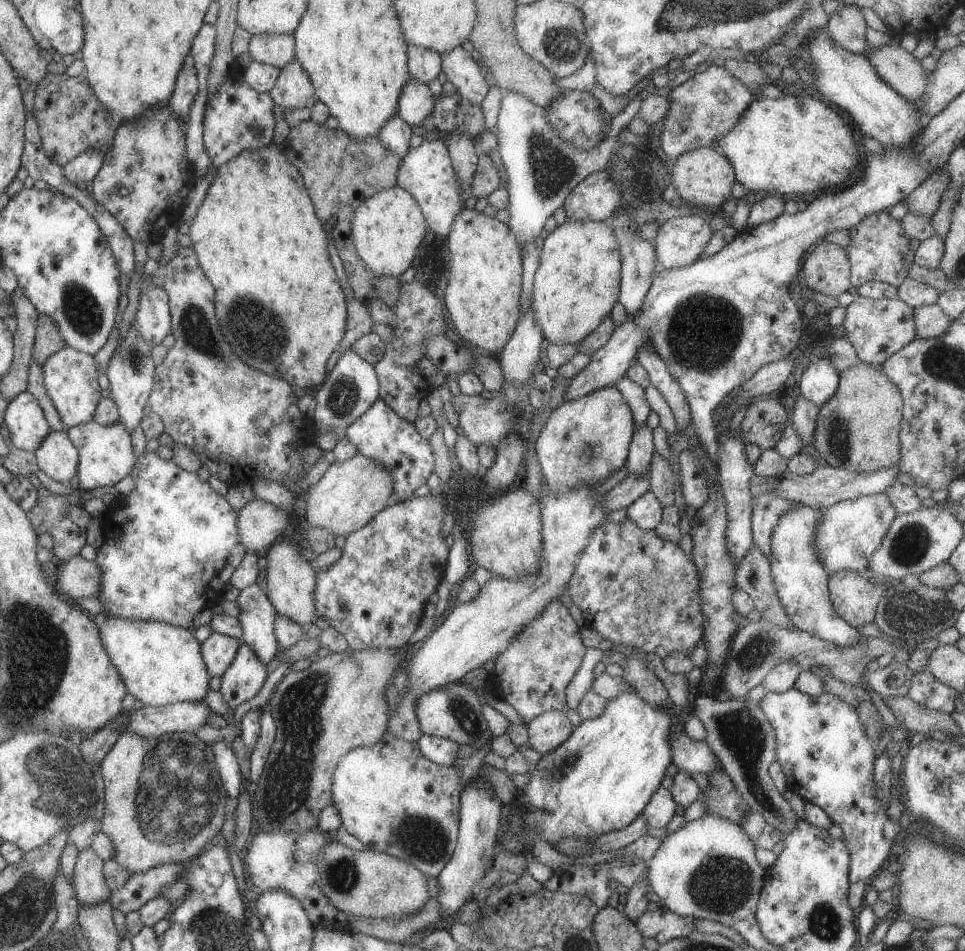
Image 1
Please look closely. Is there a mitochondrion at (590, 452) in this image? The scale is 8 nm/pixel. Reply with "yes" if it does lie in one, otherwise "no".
yes

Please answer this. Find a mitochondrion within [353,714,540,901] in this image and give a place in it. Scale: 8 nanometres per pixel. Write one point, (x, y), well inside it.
(428, 840)

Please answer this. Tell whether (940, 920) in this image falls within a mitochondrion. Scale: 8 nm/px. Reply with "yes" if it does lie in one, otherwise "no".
no

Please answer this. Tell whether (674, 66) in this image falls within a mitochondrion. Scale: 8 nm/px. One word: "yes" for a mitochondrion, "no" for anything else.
no

